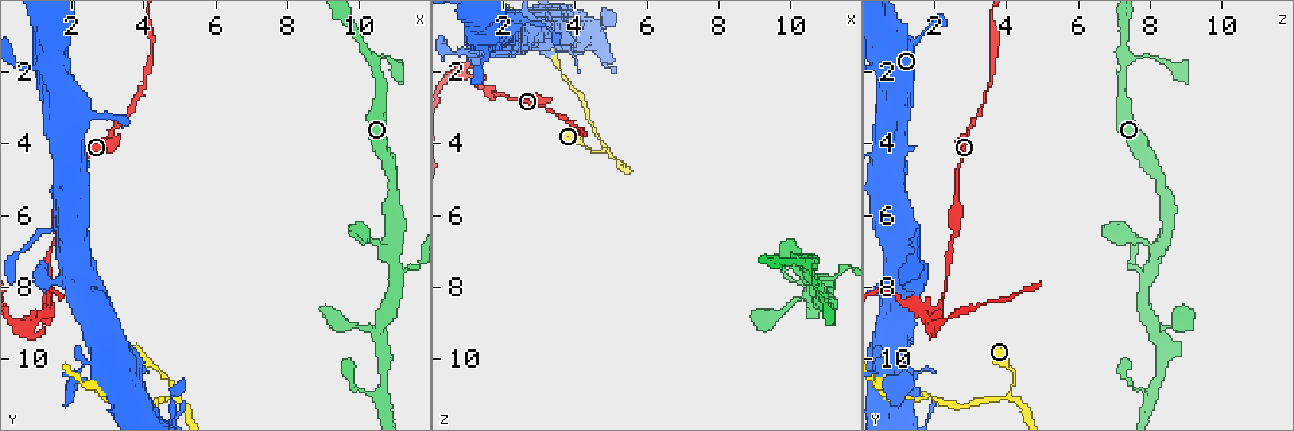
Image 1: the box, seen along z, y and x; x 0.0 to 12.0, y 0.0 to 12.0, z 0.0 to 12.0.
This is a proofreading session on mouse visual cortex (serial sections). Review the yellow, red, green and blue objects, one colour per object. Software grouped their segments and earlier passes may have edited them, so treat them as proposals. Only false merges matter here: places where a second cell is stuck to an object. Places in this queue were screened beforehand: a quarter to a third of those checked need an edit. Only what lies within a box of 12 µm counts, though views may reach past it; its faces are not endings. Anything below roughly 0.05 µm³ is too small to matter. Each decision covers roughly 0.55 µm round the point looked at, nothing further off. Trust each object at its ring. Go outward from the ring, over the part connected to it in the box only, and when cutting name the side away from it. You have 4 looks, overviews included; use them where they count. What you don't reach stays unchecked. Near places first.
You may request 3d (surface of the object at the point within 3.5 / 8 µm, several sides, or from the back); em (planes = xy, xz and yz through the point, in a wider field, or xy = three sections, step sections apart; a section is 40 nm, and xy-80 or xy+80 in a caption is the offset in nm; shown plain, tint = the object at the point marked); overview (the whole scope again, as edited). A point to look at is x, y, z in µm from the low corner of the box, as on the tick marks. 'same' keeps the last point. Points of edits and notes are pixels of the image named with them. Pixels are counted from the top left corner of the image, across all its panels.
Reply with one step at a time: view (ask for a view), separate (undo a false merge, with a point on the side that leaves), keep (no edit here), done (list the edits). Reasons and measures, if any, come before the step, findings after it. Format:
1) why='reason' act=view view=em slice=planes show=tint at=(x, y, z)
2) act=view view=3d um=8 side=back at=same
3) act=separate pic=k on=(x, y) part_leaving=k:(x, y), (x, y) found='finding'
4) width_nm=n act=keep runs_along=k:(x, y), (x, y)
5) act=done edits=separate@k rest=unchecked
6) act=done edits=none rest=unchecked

why='a fork' act=view view=3d um=3.5 at=(10.4, 1.8, 7.3)

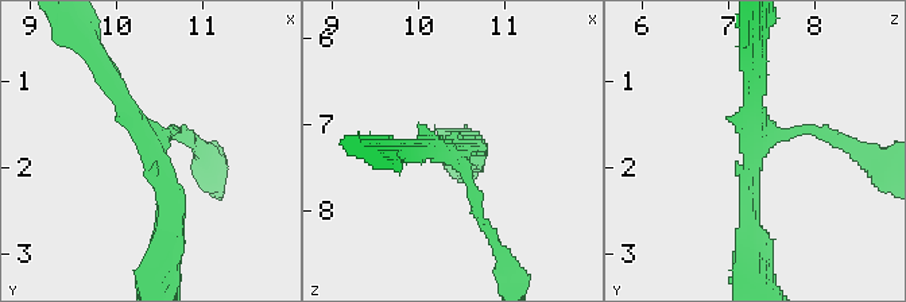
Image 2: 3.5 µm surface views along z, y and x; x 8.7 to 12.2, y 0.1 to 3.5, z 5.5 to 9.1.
arms=3 arm_widths_nm=150,200,250 why='now the EM' act=view view=em slice=xy step=2 show=tint at=(10.45, 1.80, 7.35)

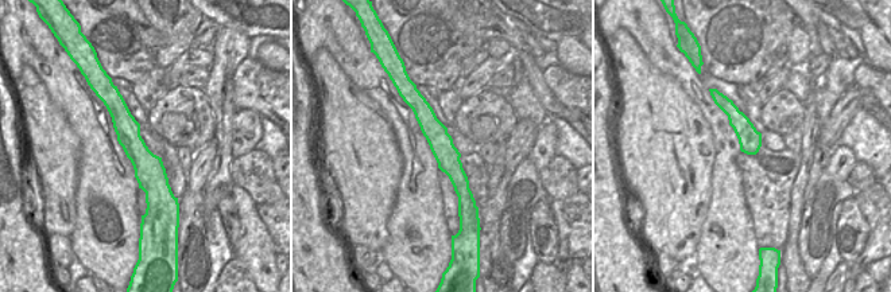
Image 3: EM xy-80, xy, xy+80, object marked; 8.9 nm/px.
act=keep runs_along=3:(415, 96), (460, 180), (464, 201) found='all the same cell'

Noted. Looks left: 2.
why='sudden change in width' act=view view=3d um=8 at=(11.3, 7.6, 7.7)

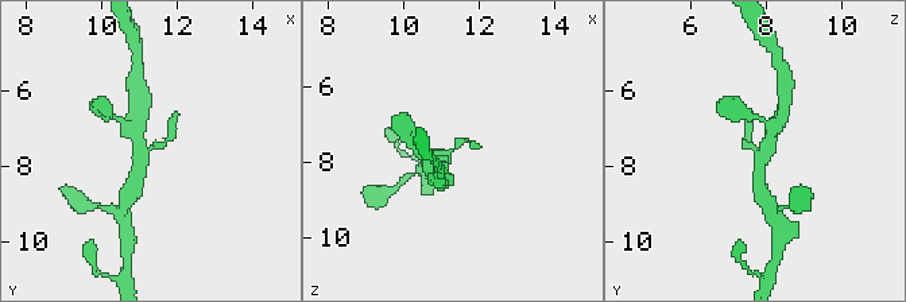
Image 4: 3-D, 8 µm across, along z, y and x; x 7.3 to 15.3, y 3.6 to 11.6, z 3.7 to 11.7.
why='now the EM' act=view view=em slice=xy step=2 show=tint at=(11.4, 7.5, 7.7)

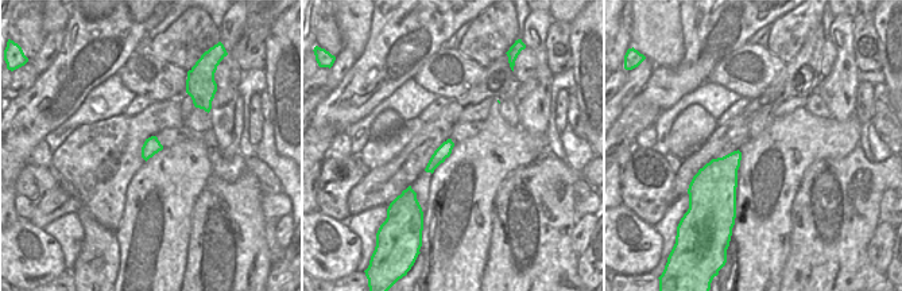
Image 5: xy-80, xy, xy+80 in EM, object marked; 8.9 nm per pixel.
arms=3 arm_widths_nm=200,350,350 act=keep runs_along=4:(438, 167), (461, 142), (475, 146) found='all the same cell'

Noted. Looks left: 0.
act=done edits=none rest=unchecked

